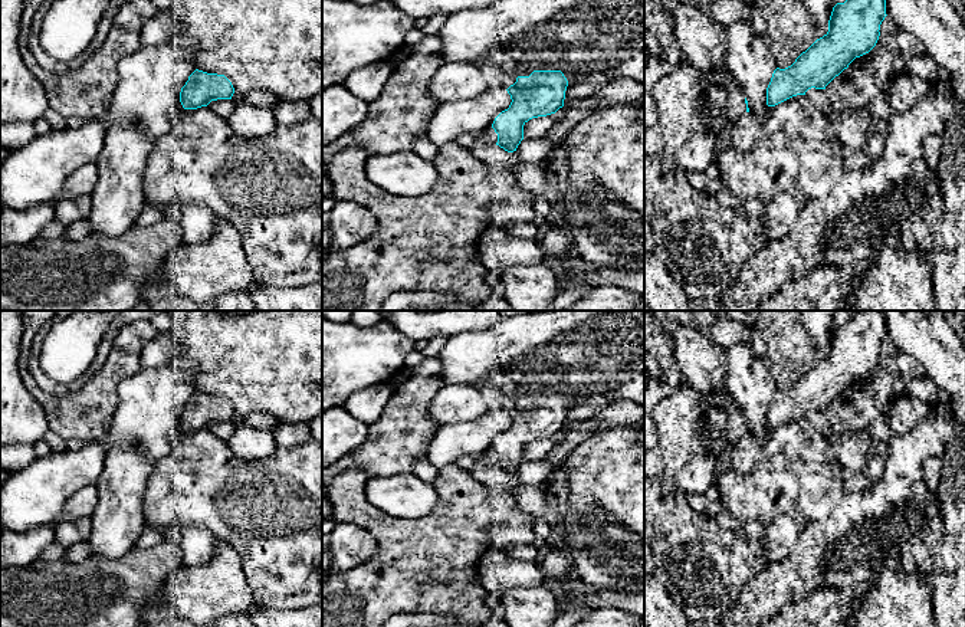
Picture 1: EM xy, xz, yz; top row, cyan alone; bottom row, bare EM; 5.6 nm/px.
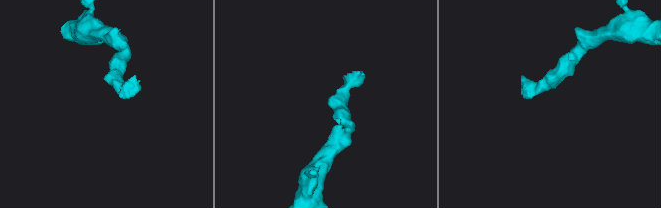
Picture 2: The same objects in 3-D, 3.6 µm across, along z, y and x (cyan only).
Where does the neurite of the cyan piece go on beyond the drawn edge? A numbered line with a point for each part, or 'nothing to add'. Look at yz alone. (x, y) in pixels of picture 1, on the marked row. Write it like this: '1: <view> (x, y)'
1: yz (696, 110)

